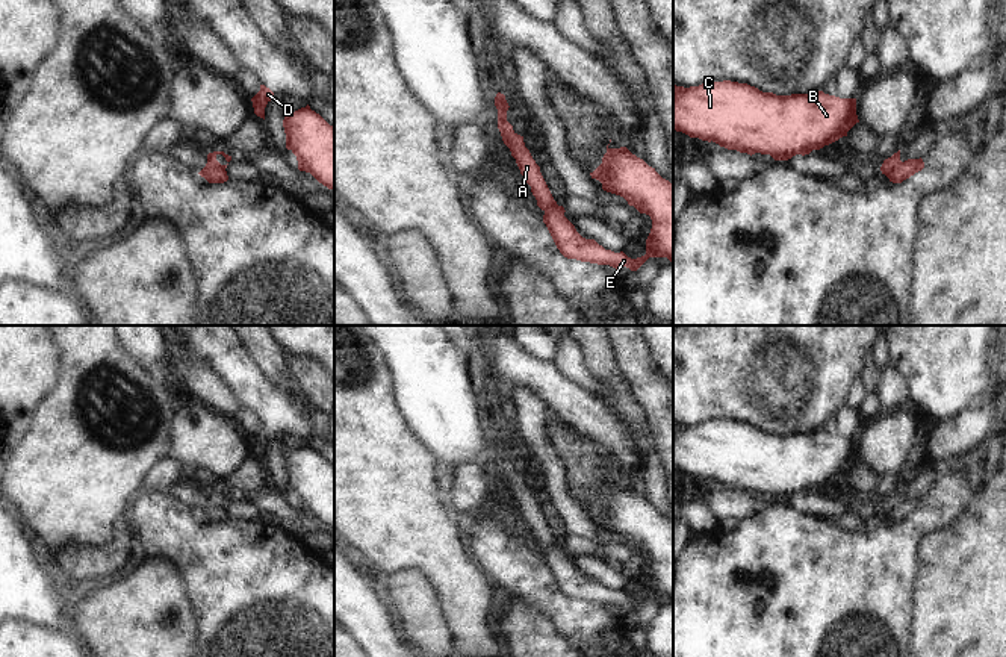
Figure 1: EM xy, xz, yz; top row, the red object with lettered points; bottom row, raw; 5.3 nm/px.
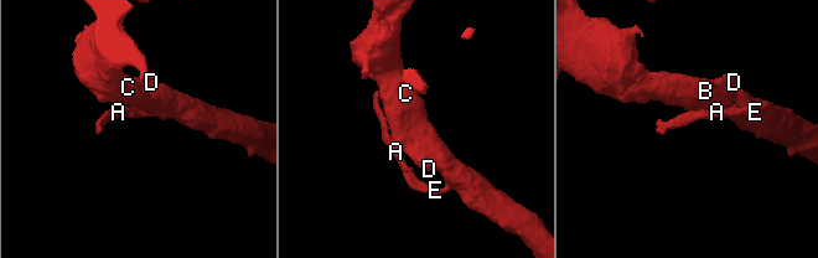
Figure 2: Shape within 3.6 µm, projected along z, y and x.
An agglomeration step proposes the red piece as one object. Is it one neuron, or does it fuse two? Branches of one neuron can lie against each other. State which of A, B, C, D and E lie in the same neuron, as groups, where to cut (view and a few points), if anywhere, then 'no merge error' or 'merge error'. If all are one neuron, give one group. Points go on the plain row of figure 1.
A / B C D E | xy (224, 507), (211, 507), (203, 515) | merge error

